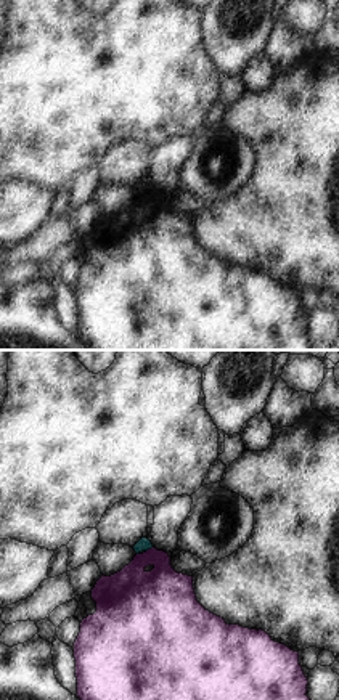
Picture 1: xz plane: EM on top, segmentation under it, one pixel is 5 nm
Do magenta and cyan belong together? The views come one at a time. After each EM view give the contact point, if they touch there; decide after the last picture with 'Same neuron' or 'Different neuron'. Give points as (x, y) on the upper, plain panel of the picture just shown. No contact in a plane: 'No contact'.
Touches magenta at (148, 190)

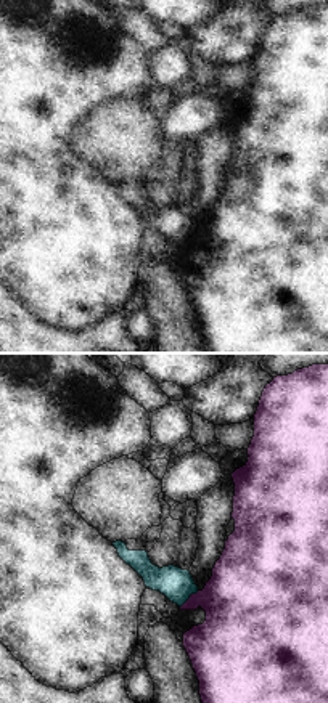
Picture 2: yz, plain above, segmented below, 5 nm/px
Touches magenta at (190, 238)

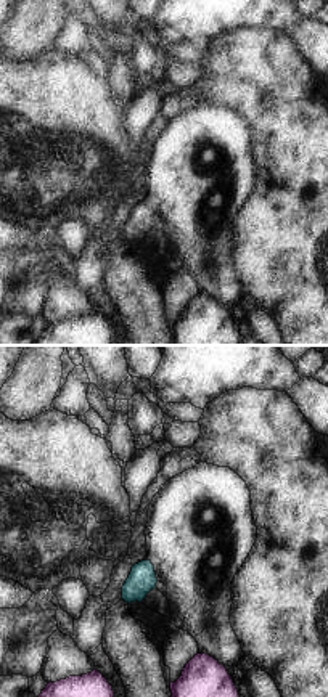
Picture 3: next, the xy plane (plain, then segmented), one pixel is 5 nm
No contact

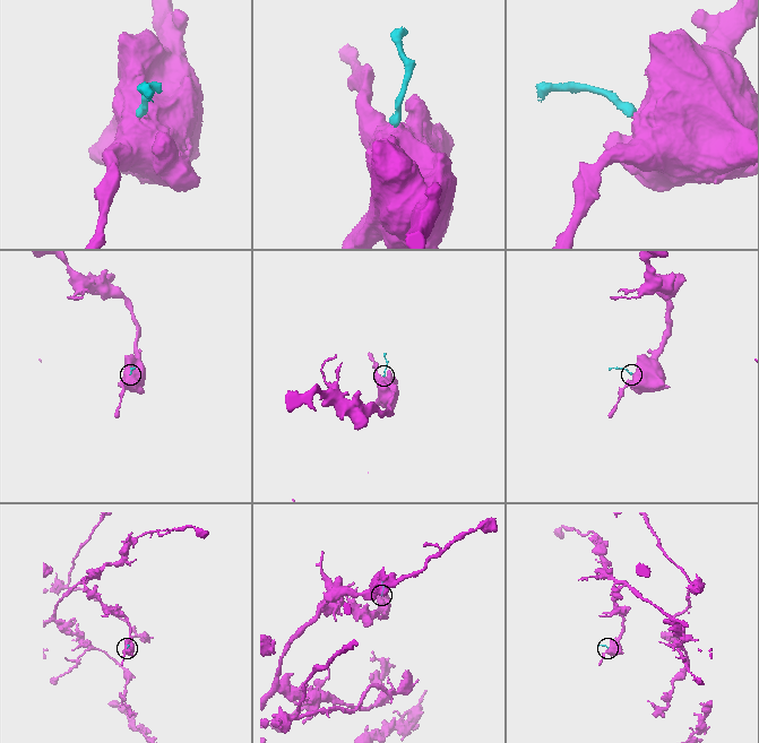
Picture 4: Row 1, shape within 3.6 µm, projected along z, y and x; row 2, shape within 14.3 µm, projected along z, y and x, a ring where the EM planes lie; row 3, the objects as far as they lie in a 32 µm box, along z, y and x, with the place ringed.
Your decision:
Different neuron

